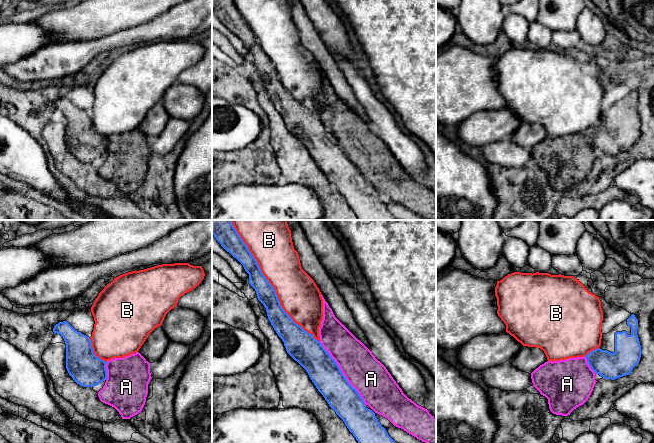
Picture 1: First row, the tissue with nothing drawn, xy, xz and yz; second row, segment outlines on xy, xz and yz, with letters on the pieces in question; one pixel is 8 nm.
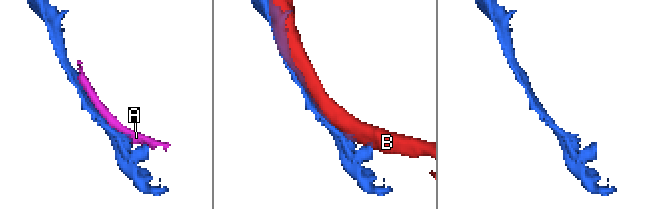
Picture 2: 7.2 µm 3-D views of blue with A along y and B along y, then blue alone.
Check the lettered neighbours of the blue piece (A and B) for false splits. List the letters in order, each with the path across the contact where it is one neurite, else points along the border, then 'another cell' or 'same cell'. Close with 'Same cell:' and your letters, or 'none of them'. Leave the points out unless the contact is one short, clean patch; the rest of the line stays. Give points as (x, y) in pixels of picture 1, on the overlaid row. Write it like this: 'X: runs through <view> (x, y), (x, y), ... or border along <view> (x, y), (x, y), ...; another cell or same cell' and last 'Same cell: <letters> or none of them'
A: another cell
B: another cell
Same cell: none of them

